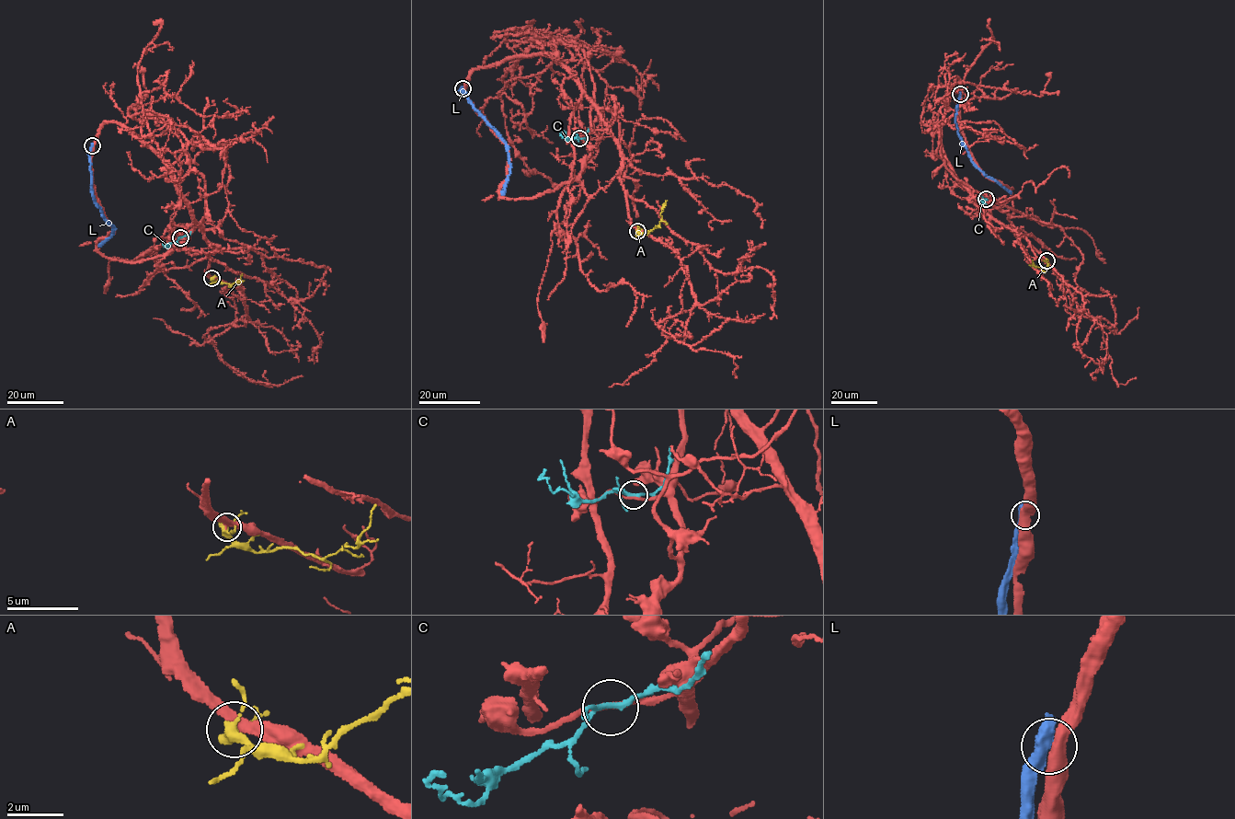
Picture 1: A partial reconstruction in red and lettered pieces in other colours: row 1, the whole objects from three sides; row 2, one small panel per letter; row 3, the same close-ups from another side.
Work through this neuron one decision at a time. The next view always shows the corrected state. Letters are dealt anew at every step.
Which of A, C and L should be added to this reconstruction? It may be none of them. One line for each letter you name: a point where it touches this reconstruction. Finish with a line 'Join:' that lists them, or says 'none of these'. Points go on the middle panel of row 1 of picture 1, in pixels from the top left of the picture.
C: contact (579, 138)
Join: C

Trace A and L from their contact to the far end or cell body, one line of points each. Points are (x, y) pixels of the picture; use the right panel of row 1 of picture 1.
A: (1046, 260), (1048, 267), (1044, 270), (1034, 266), (1033, 260)
L: (960, 94), (956, 121), (961, 142), (970, 159), (983, 172), (1012, 193)

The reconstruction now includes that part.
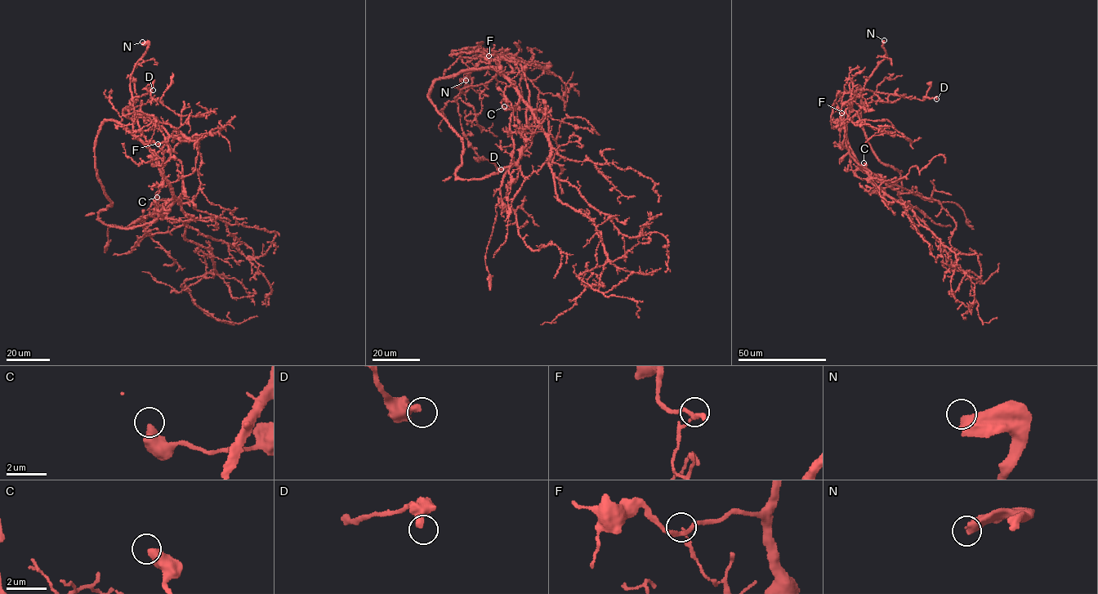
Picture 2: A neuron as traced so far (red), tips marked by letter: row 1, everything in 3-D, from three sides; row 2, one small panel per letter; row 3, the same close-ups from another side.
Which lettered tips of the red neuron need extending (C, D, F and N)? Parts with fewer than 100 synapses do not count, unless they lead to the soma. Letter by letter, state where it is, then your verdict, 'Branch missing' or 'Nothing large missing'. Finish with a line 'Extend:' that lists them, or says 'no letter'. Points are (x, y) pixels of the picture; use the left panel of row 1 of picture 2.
C: Place: (157, 197). Nothing large missing
D: Place: (153, 90). Nothing large missing
F: Place: (158, 144). Nothing large missing
N: Place: (142, 42). Branch missing
Extend: N

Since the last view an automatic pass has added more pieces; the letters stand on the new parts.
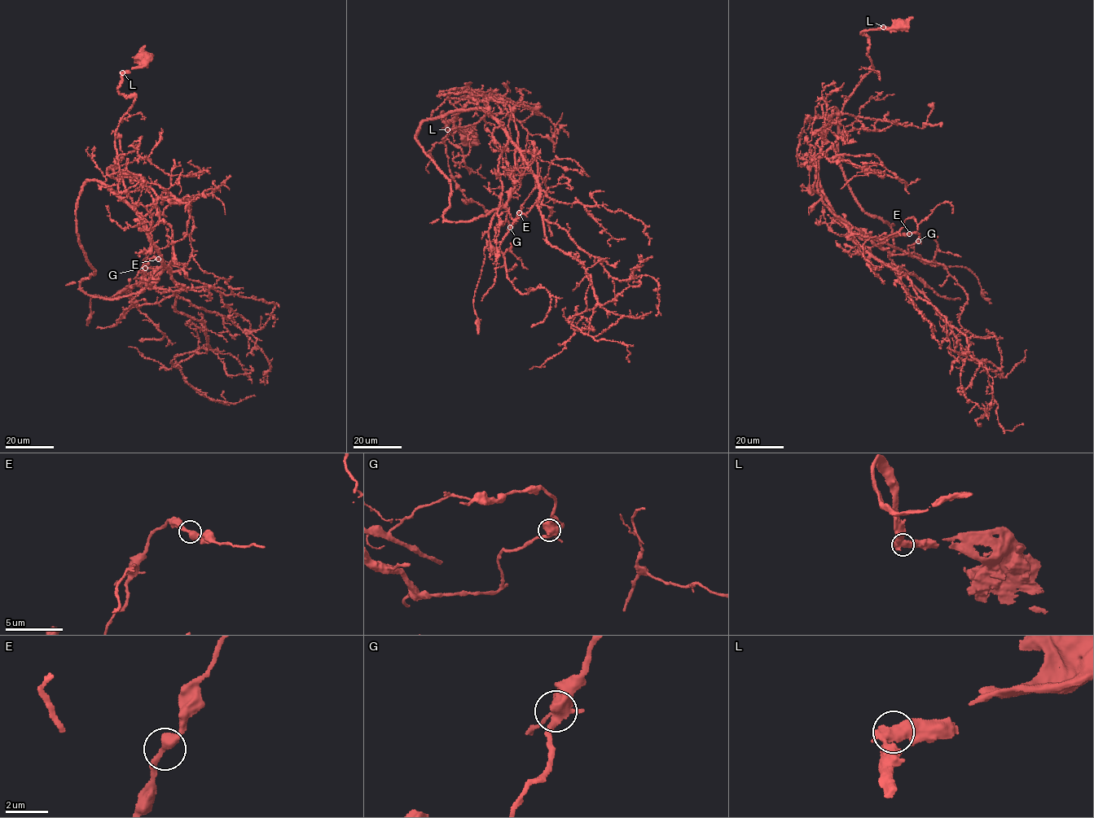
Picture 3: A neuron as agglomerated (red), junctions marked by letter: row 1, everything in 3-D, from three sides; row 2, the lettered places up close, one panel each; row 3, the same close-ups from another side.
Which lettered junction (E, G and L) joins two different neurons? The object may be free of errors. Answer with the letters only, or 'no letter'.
no letter

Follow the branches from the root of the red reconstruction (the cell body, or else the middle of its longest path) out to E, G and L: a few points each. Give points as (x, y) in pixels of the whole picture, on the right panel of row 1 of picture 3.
E: (899, 24), (862, 32), (872, 70), (818, 164), (845, 224), (890, 254), (908, 253), (920, 234), (909, 234)
G: (899, 24), (862, 32), (872, 70), (828, 130), (819, 183), (843, 222), (890, 254), (907, 254), (918, 241)
L: (899, 24), (900, 27), (892, 29), (884, 27)

